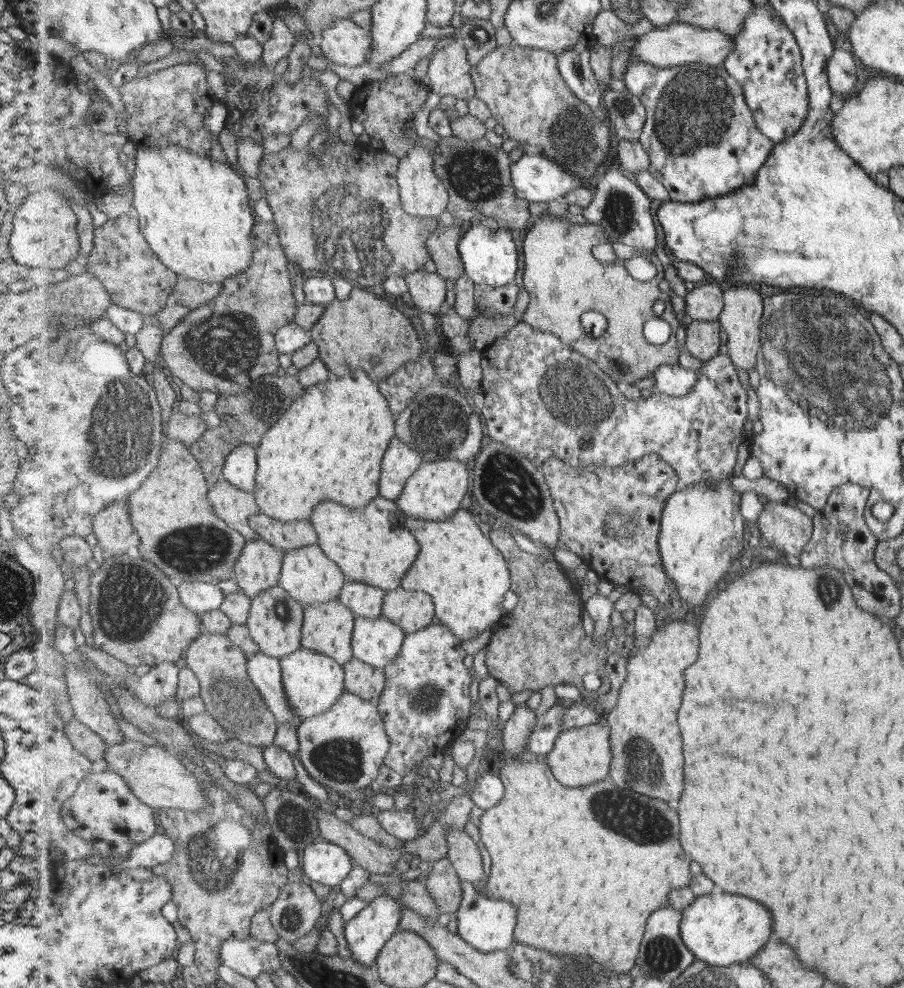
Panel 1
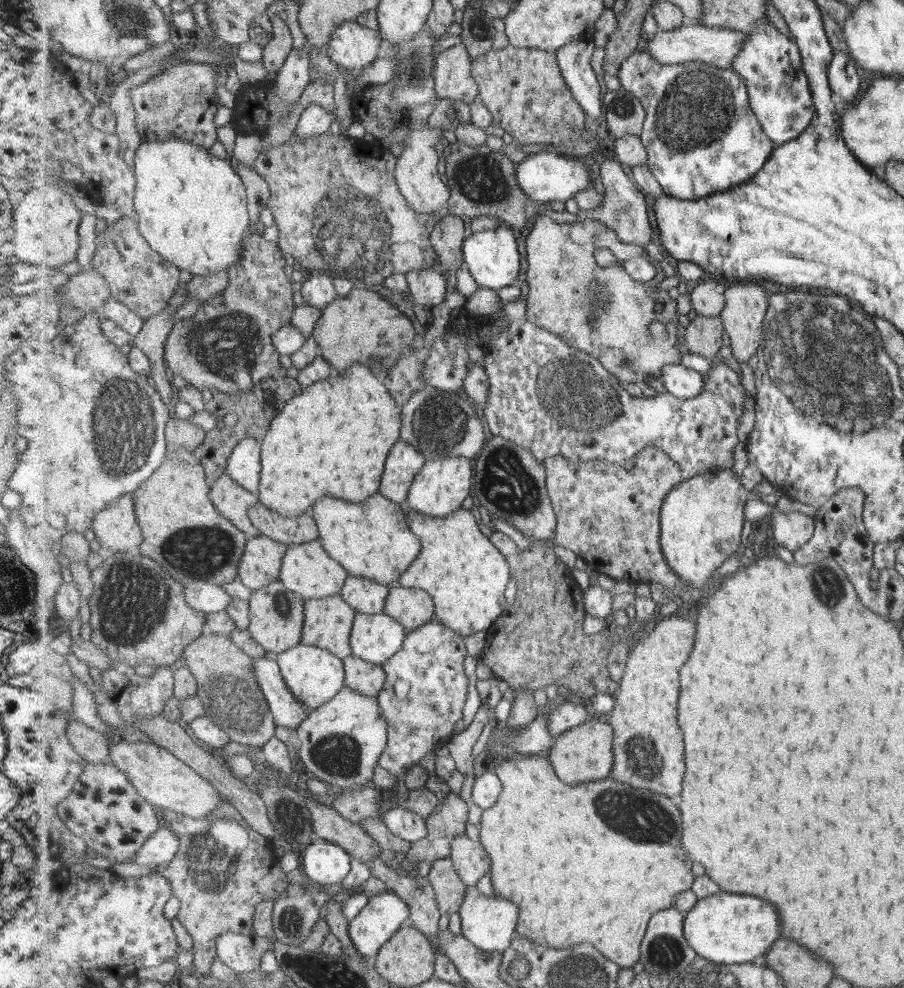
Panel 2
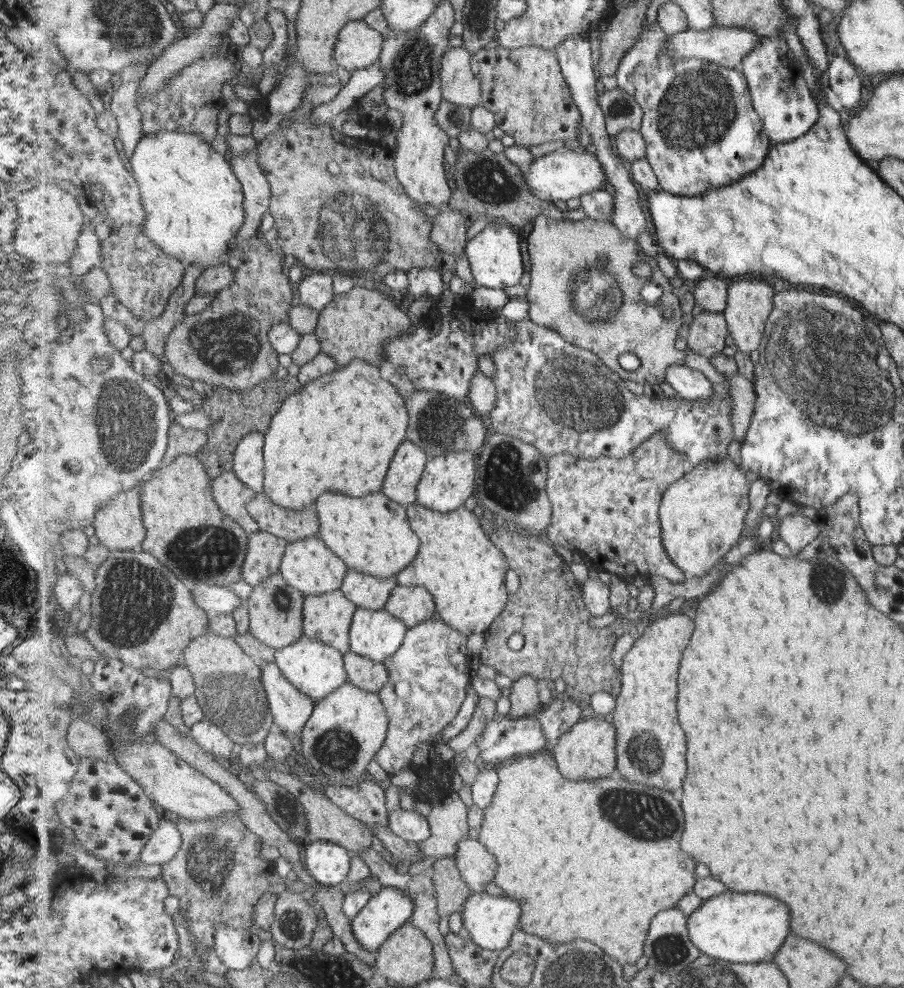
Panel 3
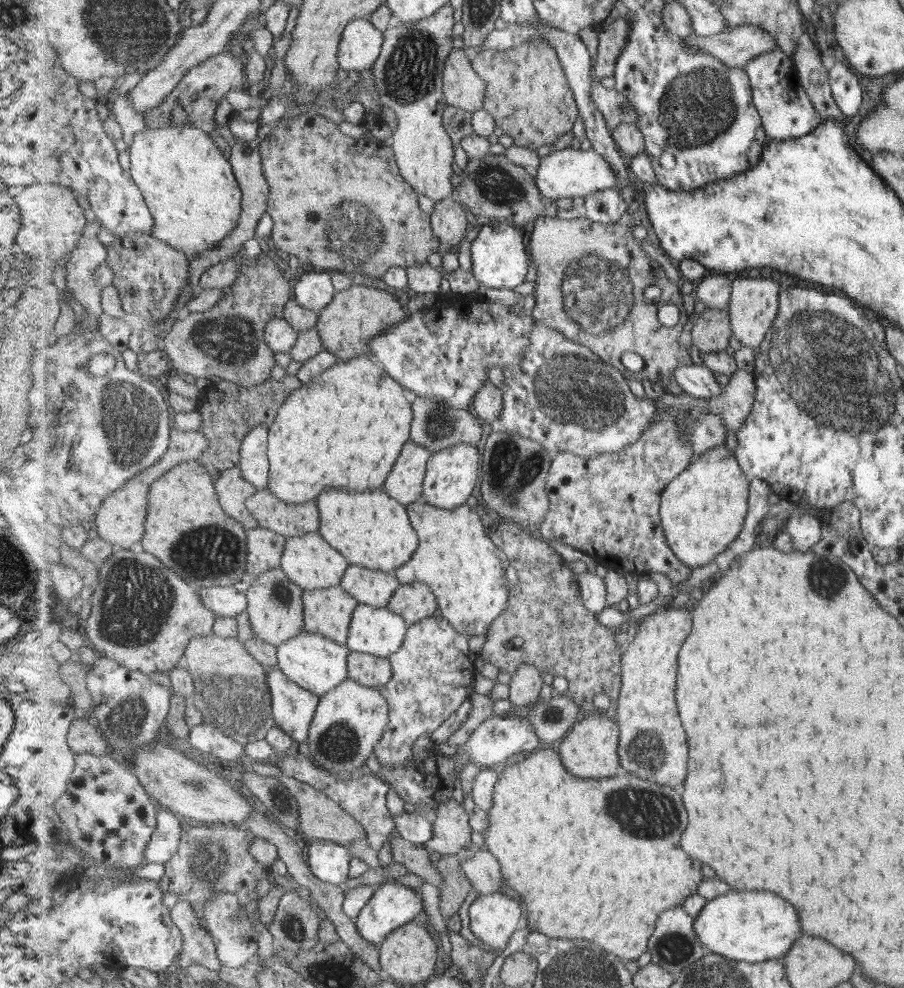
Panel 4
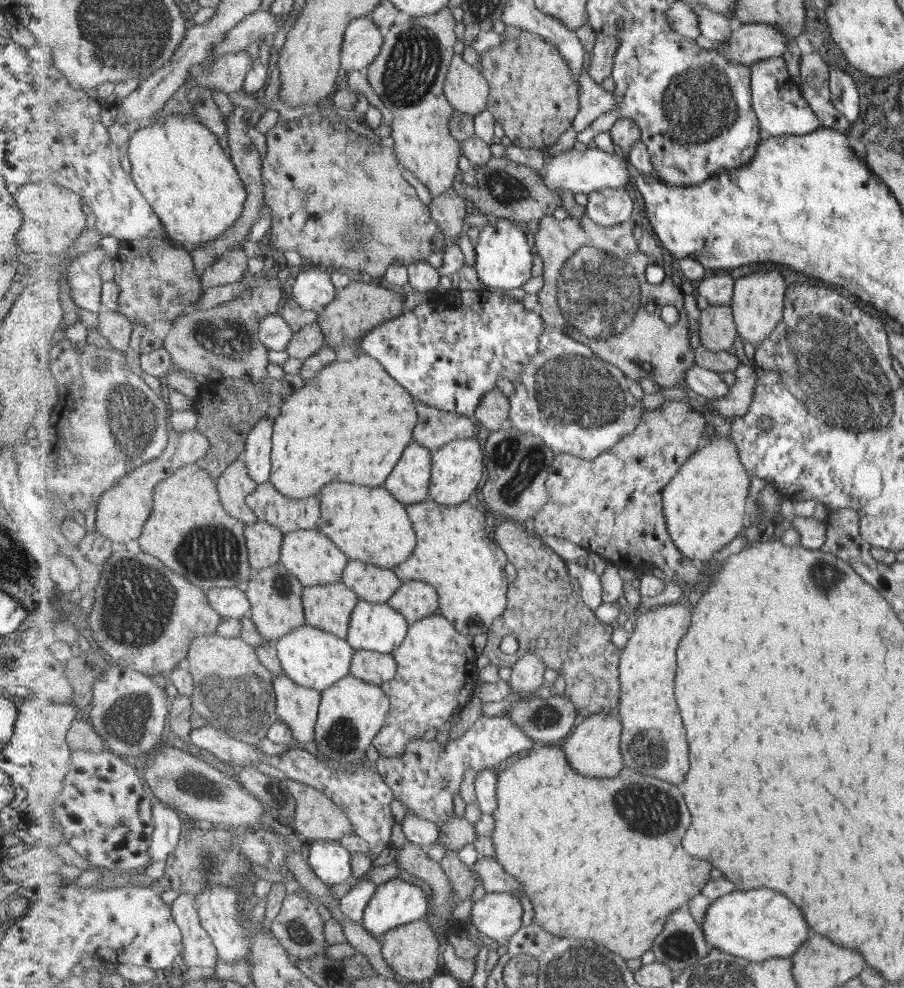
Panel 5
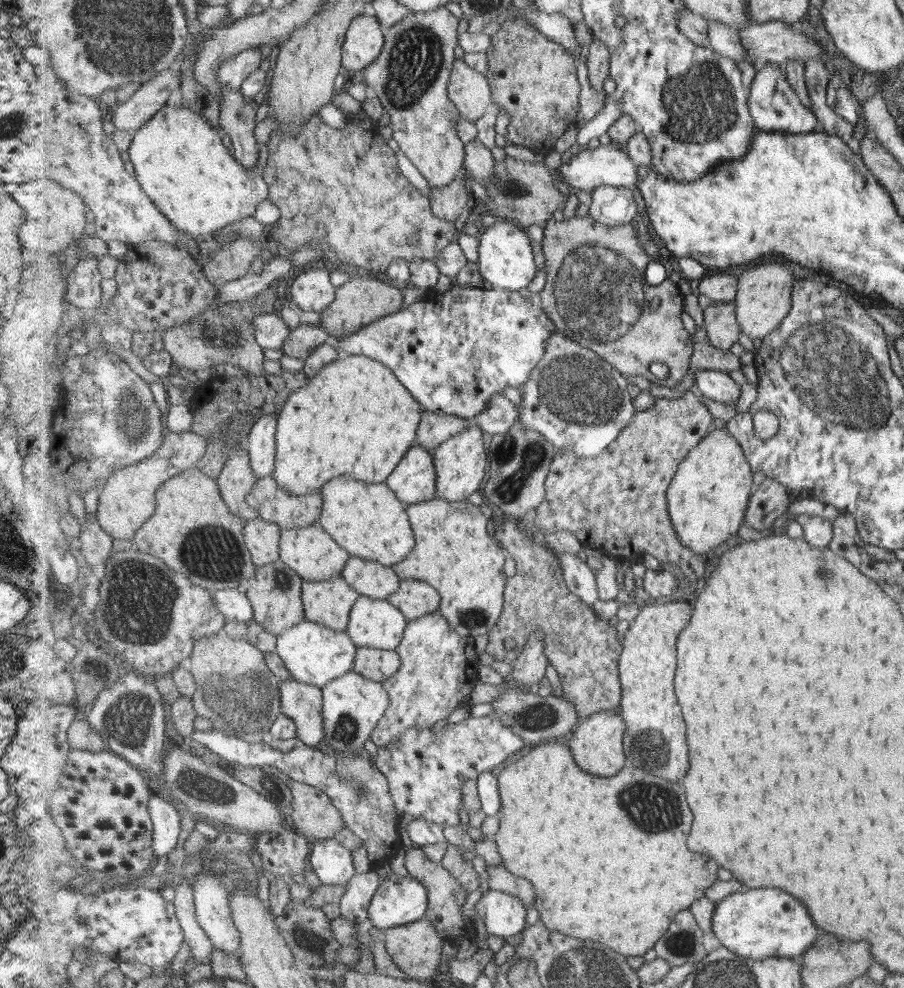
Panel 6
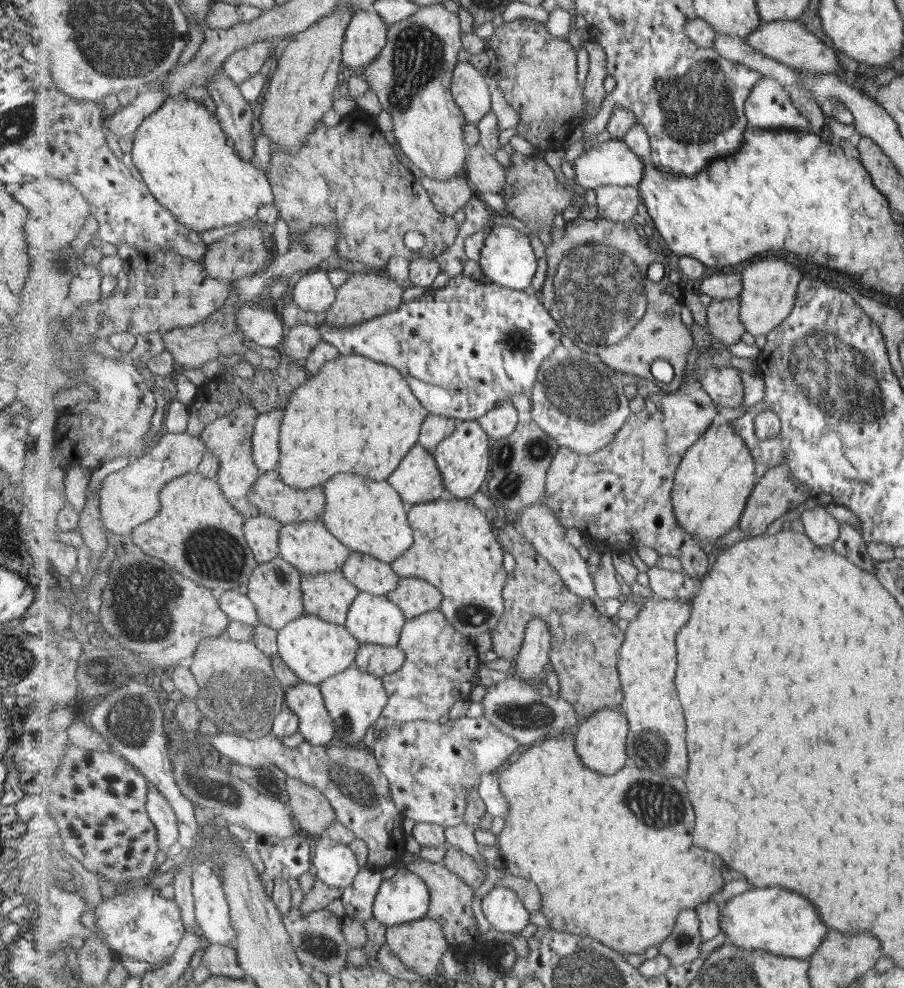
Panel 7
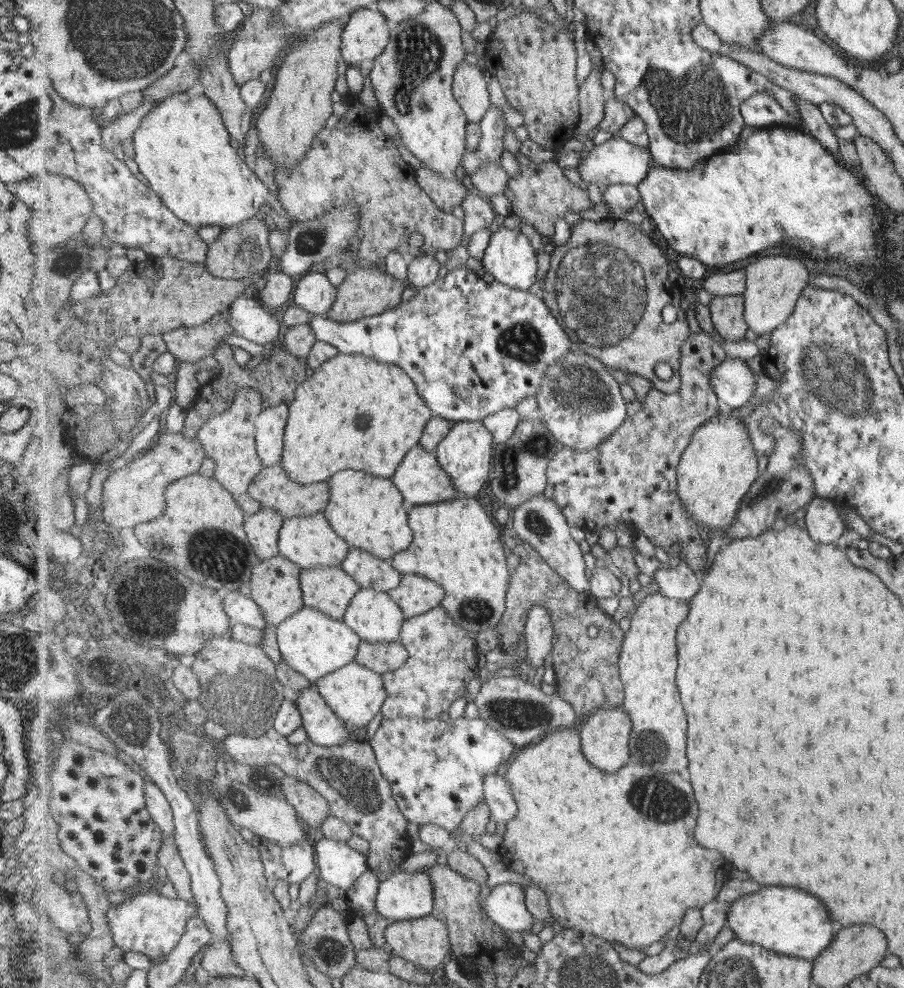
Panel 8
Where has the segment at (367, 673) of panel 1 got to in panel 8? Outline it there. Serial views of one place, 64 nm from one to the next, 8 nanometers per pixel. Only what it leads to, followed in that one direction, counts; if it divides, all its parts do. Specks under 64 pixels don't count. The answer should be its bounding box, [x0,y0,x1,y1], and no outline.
[356,640,410,676]

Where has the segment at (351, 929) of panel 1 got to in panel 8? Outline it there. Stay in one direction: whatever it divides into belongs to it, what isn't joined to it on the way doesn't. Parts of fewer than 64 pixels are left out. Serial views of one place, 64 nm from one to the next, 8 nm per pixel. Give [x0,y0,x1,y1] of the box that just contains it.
[376,871,434,921]

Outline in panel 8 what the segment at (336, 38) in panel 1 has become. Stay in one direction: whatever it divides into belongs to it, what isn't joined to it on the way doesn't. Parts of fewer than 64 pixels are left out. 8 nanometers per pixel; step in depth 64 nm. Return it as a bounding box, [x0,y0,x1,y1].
[342,7,390,66]

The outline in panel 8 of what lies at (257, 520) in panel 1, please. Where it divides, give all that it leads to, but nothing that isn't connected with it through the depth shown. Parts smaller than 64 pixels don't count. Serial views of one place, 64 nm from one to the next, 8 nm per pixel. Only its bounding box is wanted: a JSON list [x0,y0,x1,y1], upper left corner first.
[250,462,331,519]

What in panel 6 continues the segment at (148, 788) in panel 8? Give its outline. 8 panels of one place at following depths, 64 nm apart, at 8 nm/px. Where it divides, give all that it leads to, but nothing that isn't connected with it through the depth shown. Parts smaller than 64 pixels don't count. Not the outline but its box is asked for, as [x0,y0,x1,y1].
[149,796,184,858]

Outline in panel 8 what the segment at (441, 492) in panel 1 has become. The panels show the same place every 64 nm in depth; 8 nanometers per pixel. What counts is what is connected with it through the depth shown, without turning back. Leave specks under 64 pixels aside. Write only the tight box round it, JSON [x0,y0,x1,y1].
[437,421,497,497]

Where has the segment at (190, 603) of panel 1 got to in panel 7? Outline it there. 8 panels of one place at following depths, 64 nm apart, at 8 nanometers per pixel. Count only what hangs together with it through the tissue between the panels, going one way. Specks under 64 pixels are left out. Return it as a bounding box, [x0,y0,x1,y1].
[219,588,259,628]

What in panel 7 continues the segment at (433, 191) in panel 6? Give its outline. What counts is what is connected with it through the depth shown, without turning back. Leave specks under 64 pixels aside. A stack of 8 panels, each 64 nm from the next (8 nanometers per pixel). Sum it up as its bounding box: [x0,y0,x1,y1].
[420,172,475,217]

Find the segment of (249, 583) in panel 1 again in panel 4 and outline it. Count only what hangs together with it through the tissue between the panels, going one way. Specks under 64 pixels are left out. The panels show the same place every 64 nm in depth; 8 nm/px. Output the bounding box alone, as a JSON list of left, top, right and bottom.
[246,527,286,580]

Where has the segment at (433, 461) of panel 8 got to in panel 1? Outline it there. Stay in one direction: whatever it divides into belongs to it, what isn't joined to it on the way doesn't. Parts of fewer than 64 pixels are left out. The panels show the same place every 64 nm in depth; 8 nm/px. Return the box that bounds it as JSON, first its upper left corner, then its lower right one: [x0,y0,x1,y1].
[380,436,423,501]

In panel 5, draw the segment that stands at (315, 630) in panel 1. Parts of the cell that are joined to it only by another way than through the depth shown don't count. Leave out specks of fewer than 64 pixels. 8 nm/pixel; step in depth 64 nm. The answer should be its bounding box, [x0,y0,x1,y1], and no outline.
[304,580,360,640]

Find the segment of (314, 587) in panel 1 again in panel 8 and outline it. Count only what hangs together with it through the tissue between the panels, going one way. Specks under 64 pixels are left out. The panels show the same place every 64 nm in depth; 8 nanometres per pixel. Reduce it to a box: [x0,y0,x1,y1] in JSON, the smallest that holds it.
[280,512,350,569]

